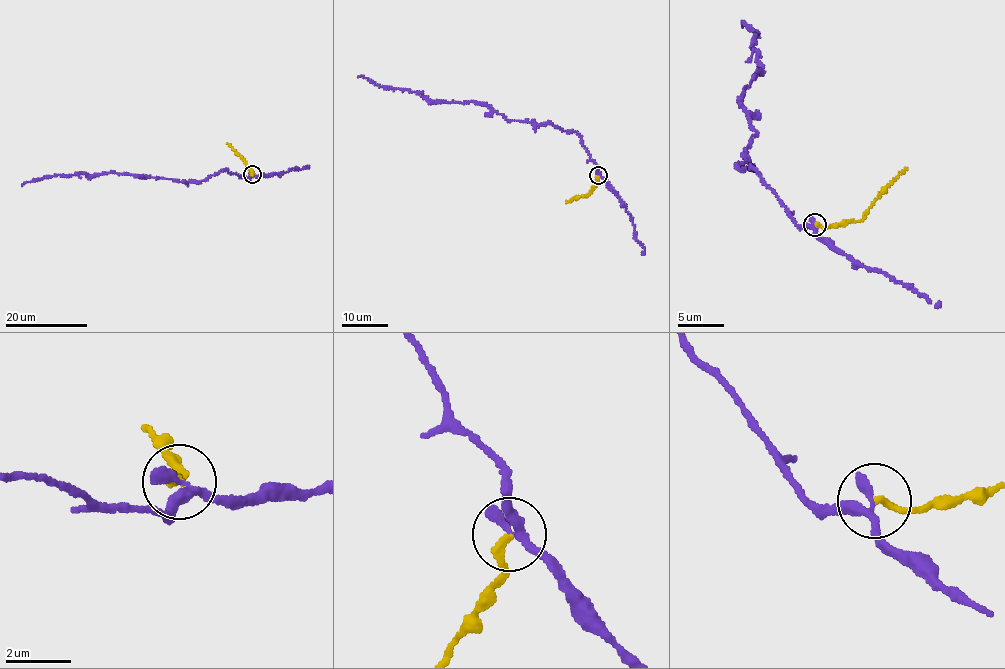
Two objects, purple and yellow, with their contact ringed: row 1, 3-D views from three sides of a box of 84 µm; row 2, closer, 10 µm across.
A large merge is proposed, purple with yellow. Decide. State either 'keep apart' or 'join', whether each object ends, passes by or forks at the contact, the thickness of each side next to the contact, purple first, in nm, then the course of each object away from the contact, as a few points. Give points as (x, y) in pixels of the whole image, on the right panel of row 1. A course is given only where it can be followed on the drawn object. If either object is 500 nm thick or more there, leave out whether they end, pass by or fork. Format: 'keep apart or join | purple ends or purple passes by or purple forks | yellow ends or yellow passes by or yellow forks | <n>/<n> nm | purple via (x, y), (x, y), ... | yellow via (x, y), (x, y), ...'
keep apart | purple passes by | yellow ends | 280/200 nm | purple via (815, 225), (798, 225), (752, 168), (739, 169), (757, 131), (740, 103), (763, 68), (759, 32), (742, 28) | yellow via (815, 225), (829, 227), (860, 220), (881, 192), (907, 167)

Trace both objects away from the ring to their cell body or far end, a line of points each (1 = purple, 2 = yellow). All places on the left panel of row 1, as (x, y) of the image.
1: (252, 174), (250, 178), (223, 171), (199, 182), (122, 173), (77, 173), (47, 176), (27, 181), (21, 186)
2: (252, 174), (227, 142)

